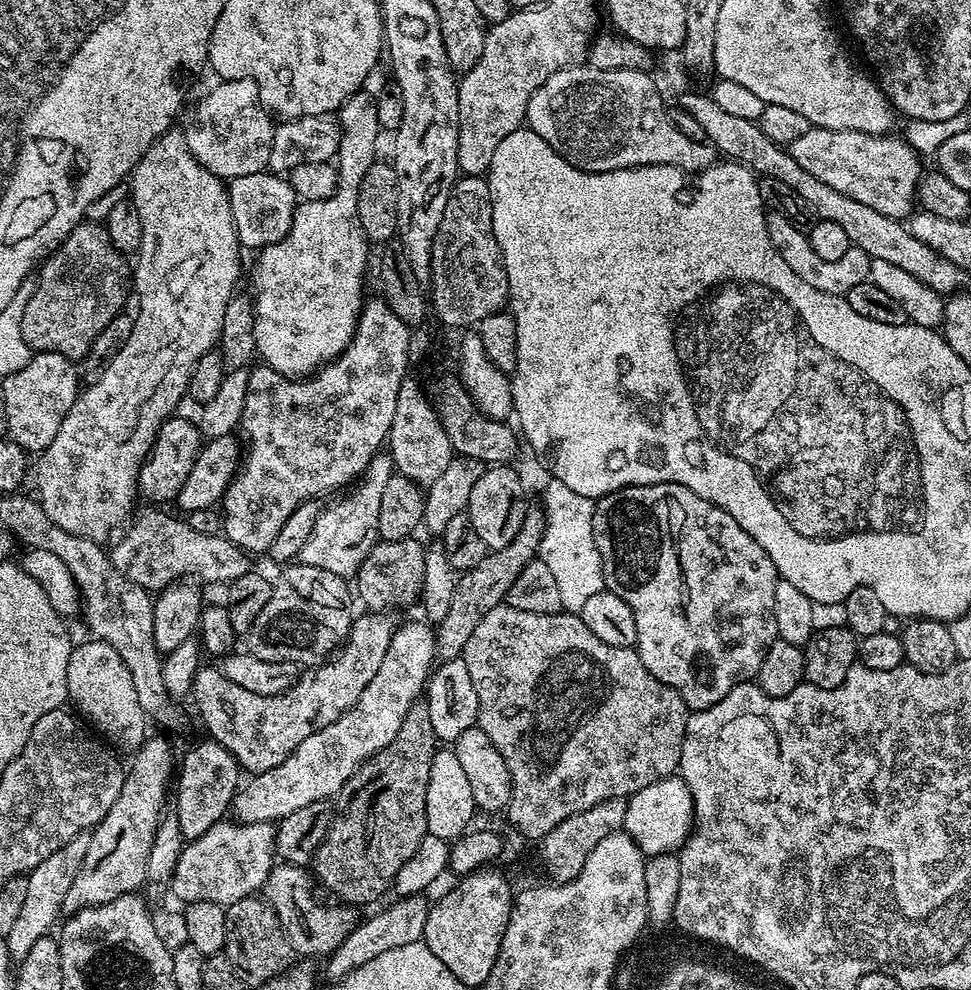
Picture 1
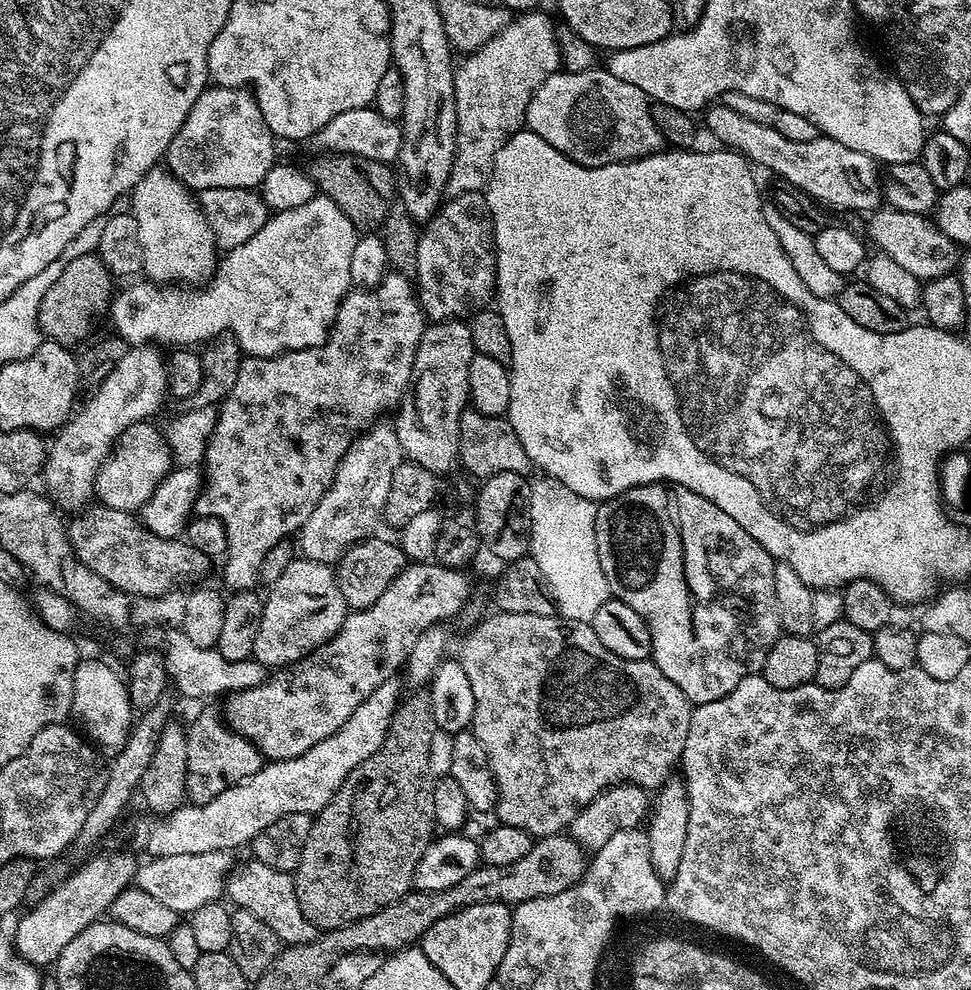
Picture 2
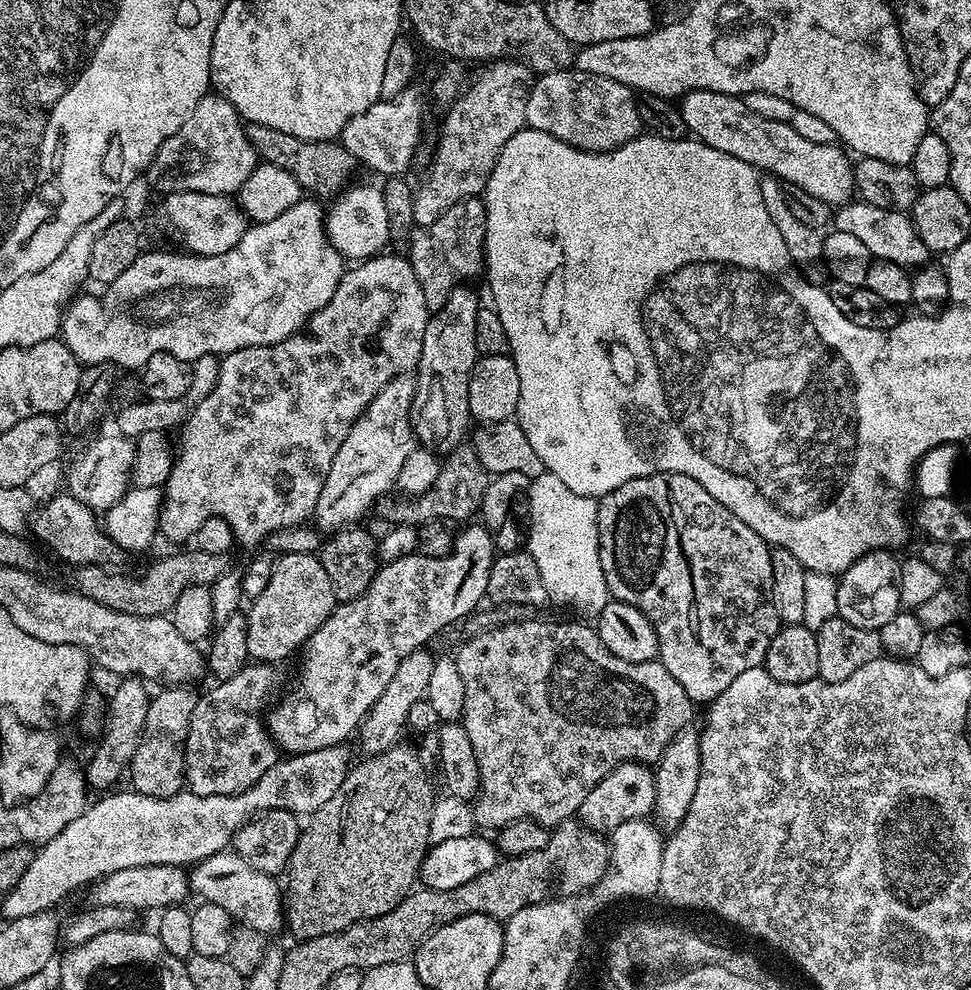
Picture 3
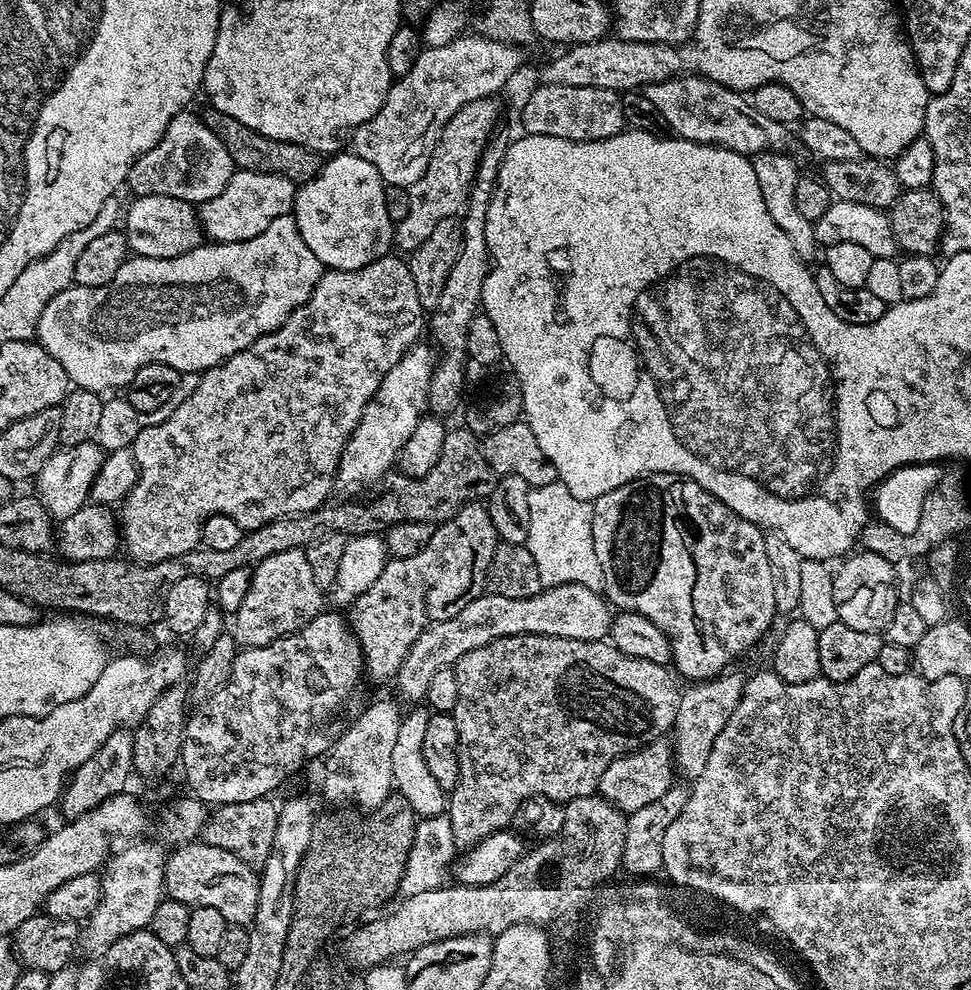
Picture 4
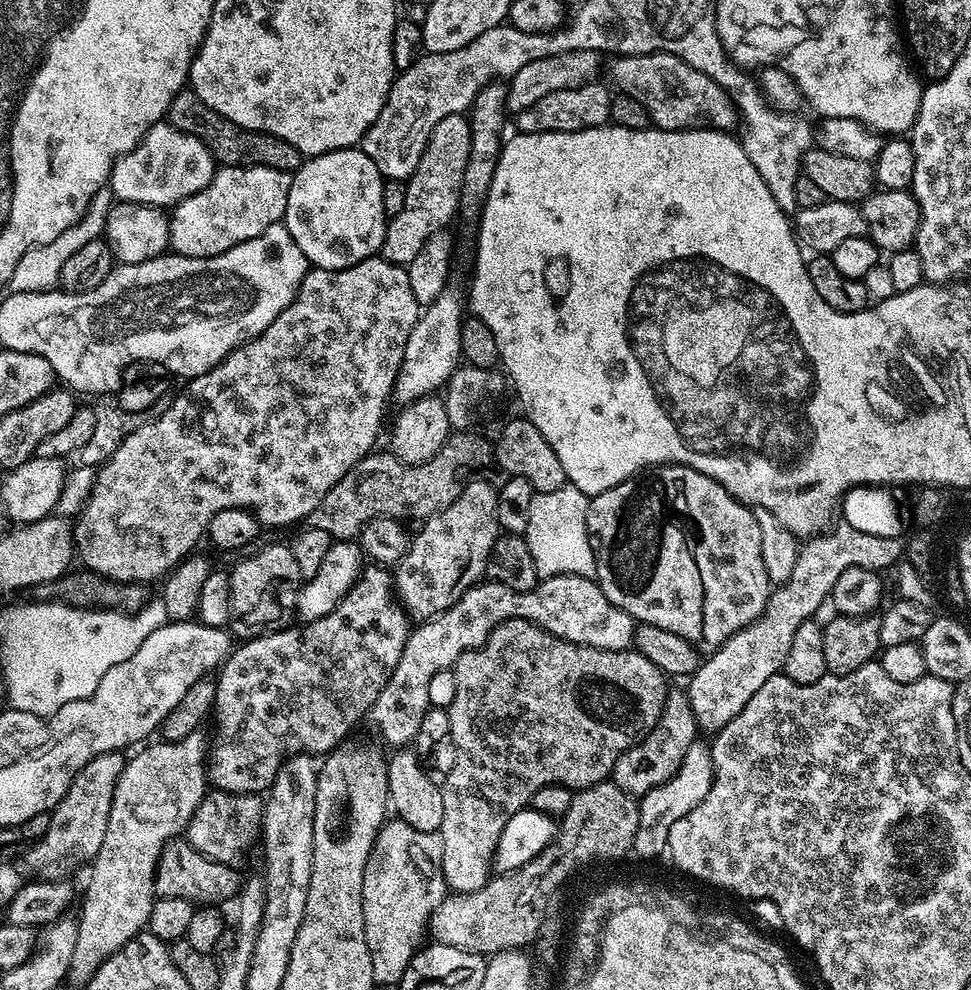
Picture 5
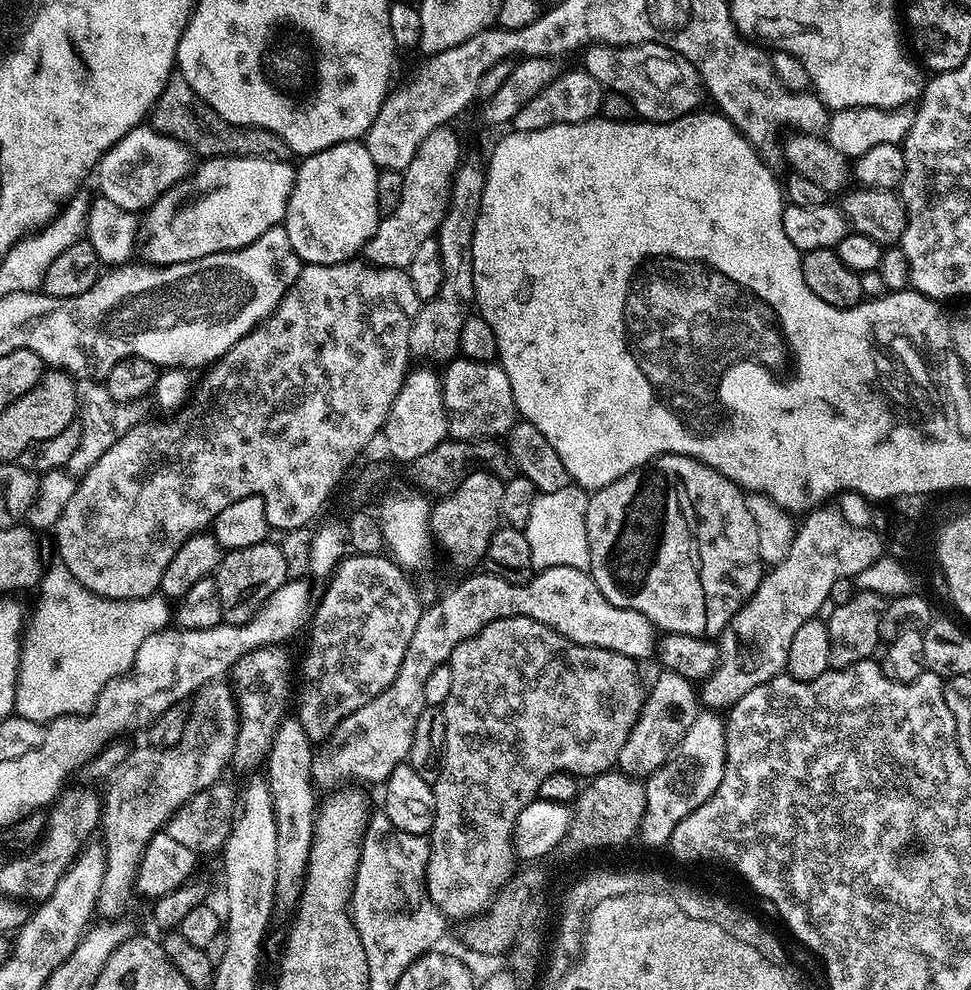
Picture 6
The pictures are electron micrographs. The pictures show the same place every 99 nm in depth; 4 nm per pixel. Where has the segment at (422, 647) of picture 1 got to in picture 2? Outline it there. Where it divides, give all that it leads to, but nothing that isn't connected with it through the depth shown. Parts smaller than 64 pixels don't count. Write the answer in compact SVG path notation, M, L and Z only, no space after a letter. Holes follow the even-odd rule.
M392 678L382 682L364 699L362 704L358 706L358 710L354 710L354 714L350 714L350 718L338 731L330 734L328 738L322 738L314 746L310 746L310 750L306 750L304 754L298 754L289 760L273 760L265 763L248 780L241 780L240 783L222 790L222 794L218 794L210 802L202 805L185 803L168 815L150 819L152 821L149 824L144 820L138 821L136 824L137 842L144 844L145 850L148 851L147 855L152 858L169 856L170 854L225 852L237 850L236 848L242 847L243 844L244 847L251 845L252 839L258 834L262 834L262 830L266 830L266 826L270 826L270 822L278 822L278 818L282 818L286 814L321 812L330 802L330 798L334 798L335 792L342 786L347 775L364 759L370 758L383 745L383 740L387 738L394 705L401 695L400 688L395 682L396 680Z

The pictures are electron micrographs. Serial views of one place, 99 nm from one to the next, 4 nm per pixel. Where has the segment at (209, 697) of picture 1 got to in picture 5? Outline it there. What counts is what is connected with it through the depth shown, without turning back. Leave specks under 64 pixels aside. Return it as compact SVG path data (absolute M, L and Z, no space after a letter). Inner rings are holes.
M477 478L470 481L466 487L462 490L462 494L458 494L458 498L454 502L450 502L450 506L446 506L446 510L442 510L438 514L429 516L427 520L423 521L419 525L420 533L413 535L411 537L410 543L408 545L408 552L404 557L401 558L399 564L395 565L394 568L394 587L396 589L396 595L401 604L404 605L405 612L408 613L409 617L413 621L423 622L434 618L438 614L445 612L450 606L454 606L454 602L458 602L458 598L462 598L462 594L466 594L466 590L470 590L475 584L481 583L485 579L486 573L488 571L488 559L492 553L492 547L494 542L502 535L502 529L500 523L498 522L498 498L496 497L497 489L495 487L491 488L487 484L487 479Z

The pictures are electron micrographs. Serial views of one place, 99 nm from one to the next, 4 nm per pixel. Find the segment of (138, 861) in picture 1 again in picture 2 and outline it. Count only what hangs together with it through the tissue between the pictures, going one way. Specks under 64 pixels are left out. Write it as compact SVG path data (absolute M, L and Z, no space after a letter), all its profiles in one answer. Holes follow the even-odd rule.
M104 852L101 856L92 857L86 864L82 865L73 876L68 876L60 885L53 887L43 898L39 899L30 912L16 924L16 936L14 932L14 947L16 952L26 962L37 966L51 965L66 950L66 945L74 942L82 930L86 930L91 924L96 923L111 909L114 898L122 894L124 888L133 883L138 867L137 861L132 861L128 852Z

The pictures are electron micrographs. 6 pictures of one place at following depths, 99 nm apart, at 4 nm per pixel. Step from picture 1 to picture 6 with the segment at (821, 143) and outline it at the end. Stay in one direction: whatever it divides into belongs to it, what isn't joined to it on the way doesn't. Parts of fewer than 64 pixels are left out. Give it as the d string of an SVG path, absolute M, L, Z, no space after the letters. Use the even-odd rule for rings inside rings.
M597 42L589 44L587 48L583 49L583 56L583 71L588 72L590 78L597 80L601 88L630 98L633 113L645 121L677 120L686 115L687 112L697 111L701 107L700 99L705 99L706 93L703 84L700 82L700 76L696 72L696 67L686 58L682 58L682 54L670 50L664 44L626 44L617 46Z

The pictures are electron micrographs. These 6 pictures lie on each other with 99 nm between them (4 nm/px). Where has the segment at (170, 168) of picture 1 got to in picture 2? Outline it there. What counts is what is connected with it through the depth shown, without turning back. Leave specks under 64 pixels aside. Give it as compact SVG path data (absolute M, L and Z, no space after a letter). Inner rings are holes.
M164 166L150 169L137 182L130 195L132 217L138 222L138 238L142 238L143 275L148 275L145 277L149 281L165 286L196 286L207 281L218 267L218 245L212 235L211 226L204 217L199 199ZM156 346L129 347L127 354L117 360L108 376L99 382L88 405L81 412L79 409L55 433L56 441L51 441L48 457L44 459L42 481L57 509L83 509L89 503L87 500L93 499L98 487L96 475L112 455L121 434L130 426L145 423L166 400L170 368L167 363L164 365L158 349Z

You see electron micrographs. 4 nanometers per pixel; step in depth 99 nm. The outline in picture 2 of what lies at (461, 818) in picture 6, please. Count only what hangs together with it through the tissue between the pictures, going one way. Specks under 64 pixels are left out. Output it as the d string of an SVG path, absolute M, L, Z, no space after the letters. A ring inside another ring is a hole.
M499 610L493 611L493 616L488 616L468 637L460 648L458 659L462 670L466 670L466 678L470 678L470 690L474 690L474 718L470 731L486 750L486 758L490 762L490 770L496 779L496 807L494 809L497 821L506 827L517 827L528 833L533 838L541 836L559 836L565 830L571 829L574 818L598 794L615 784L636 784L645 790L656 790L673 775L673 770L681 763L686 734L690 734L692 721L692 701L658 670L658 666L651 659L631 660L618 658L618 654L610 654L602 642L598 642L598 634L594 634L591 623L583 624L577 620L567 620L565 616L553 614L510 614Z

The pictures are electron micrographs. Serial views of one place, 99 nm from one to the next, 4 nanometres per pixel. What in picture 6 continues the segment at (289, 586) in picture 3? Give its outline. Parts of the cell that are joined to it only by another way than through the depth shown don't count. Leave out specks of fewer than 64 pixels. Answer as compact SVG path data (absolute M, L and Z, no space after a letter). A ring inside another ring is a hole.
M276 542L272 543L242 546L225 551L221 555L214 579L224 615L223 623L244 624L252 618L252 613L260 605L268 601L270 594L274 594L274 590L278 590L288 581L289 576L281 545Z

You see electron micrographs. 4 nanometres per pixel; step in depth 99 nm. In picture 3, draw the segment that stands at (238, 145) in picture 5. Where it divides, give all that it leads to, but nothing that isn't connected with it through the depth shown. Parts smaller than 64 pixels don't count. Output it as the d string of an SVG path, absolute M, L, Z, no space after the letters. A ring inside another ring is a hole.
M261 124L251 125L248 128L248 137L256 148L257 157L263 163L286 169L305 193L315 194L317 197L335 198L339 196L349 181L353 179L351 178L352 171L357 171L358 168L354 157L339 142L299 140L294 138L294 134L282 134L282 130L274 130Z

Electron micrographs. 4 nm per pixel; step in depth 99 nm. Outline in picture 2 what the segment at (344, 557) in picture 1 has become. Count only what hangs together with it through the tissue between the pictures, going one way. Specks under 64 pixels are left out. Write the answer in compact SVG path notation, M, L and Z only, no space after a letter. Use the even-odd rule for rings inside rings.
M384 423L373 424L367 432L360 433L353 440L352 445L346 450L342 462L336 468L332 485L324 492L318 506L314 506L310 518L306 518L306 522L300 527L298 539L300 539L300 548L304 551L301 553L307 559L315 560L317 564L335 565L348 548L377 531L376 523L378 525L381 523L386 494L390 494L390 481L394 478L394 470L398 470L398 466L405 463L406 460L402 446L398 442L395 427L391 423Z

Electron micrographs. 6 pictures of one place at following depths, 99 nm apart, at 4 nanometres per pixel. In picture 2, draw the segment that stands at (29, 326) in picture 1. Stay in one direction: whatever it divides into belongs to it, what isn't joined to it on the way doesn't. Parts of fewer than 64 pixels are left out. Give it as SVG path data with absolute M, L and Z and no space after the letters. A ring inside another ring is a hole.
M89 254L67 261L58 282L54 282L54 286L46 292L46 298L42 298L42 306L38 310L41 333L65 346L76 346L79 340L86 339L92 328L92 319L99 312L109 311L114 299L112 283L114 277L106 270L99 255Z

